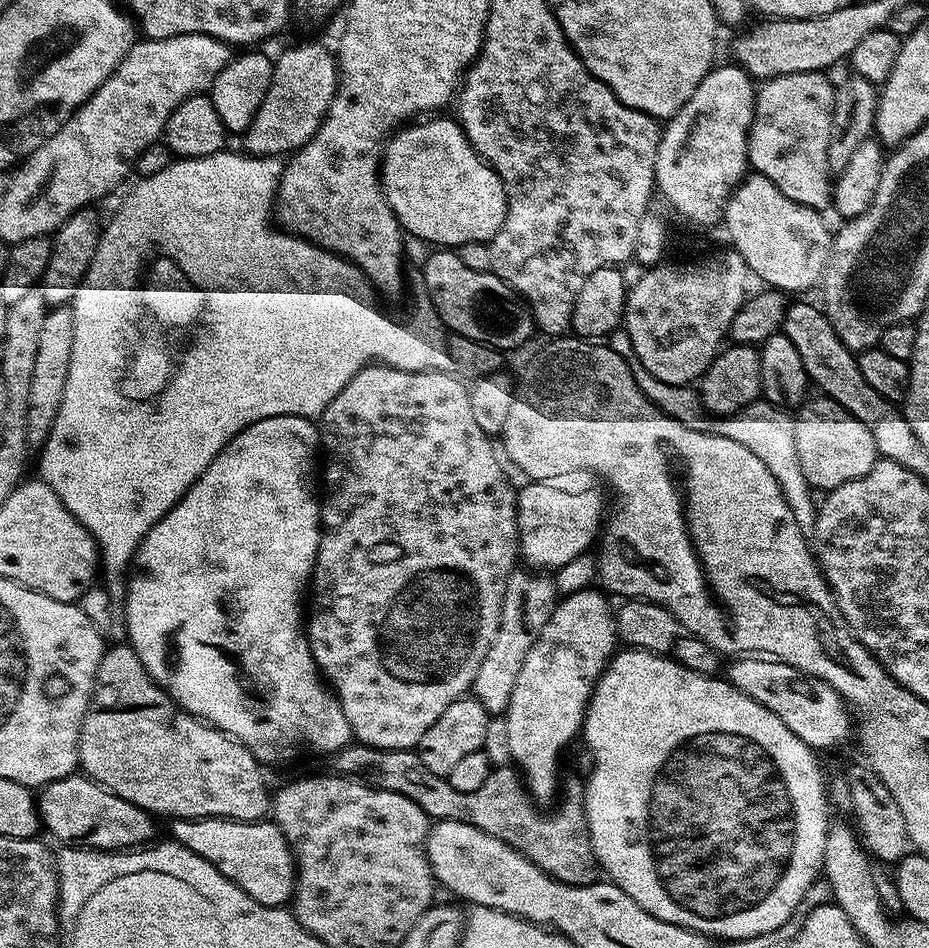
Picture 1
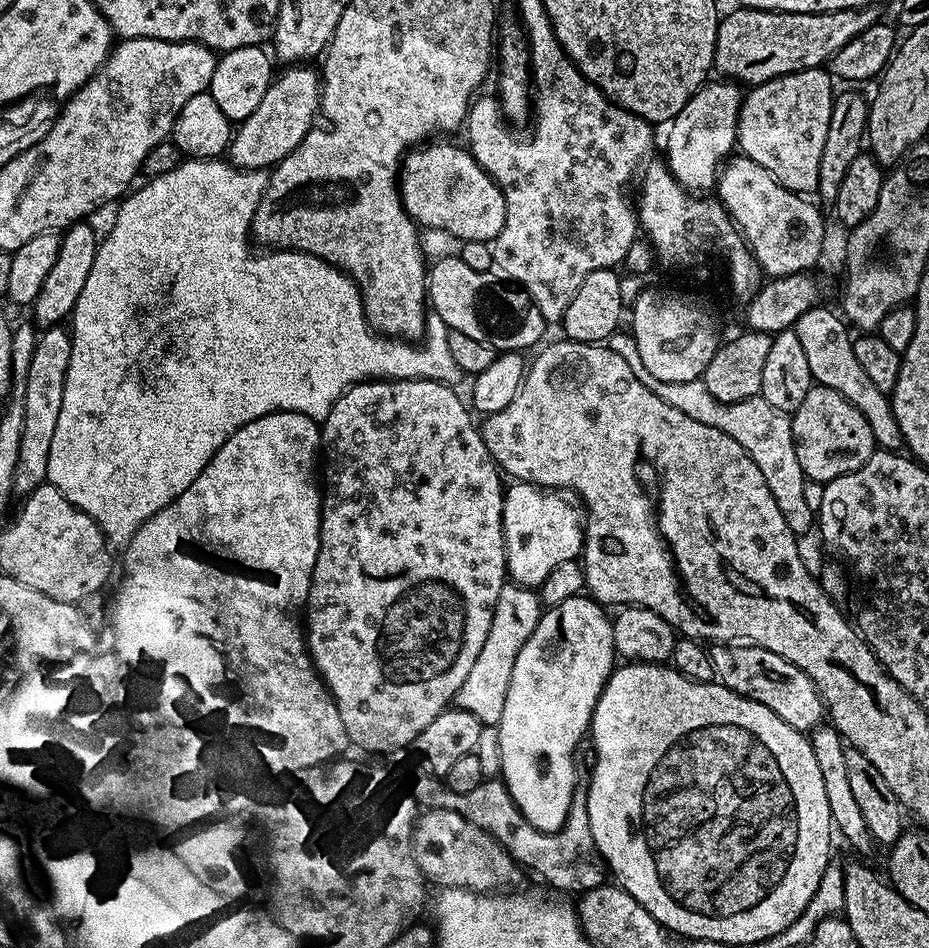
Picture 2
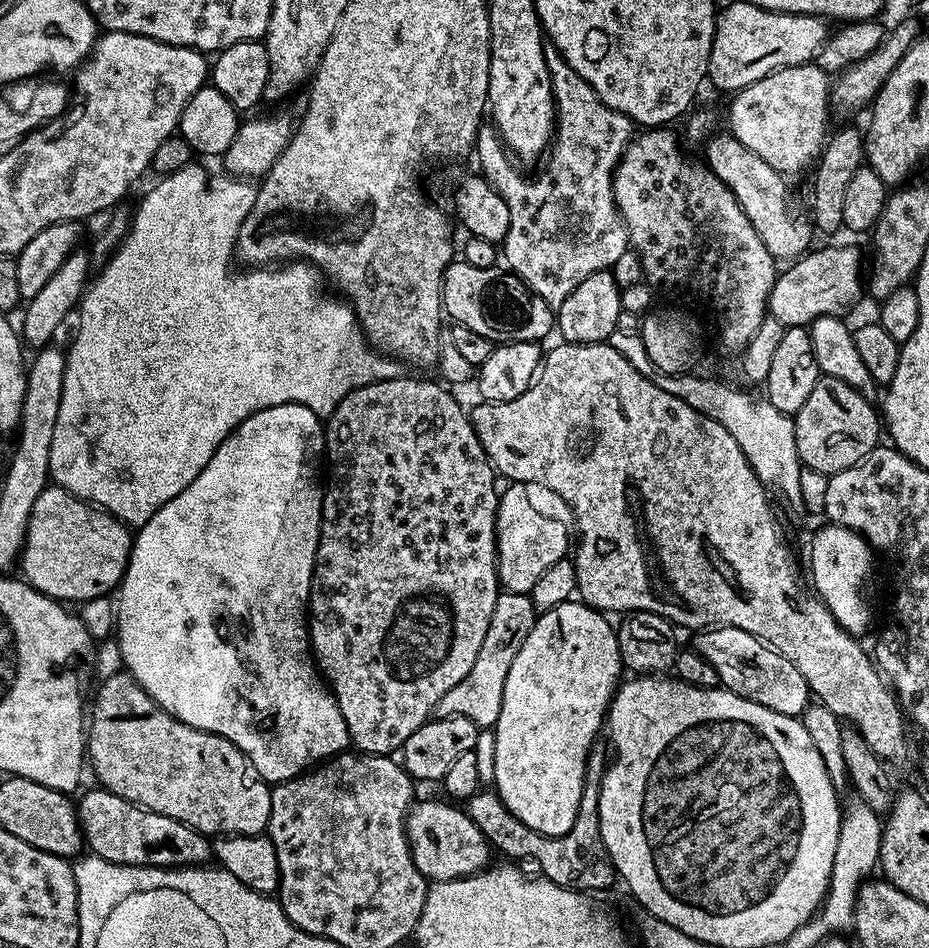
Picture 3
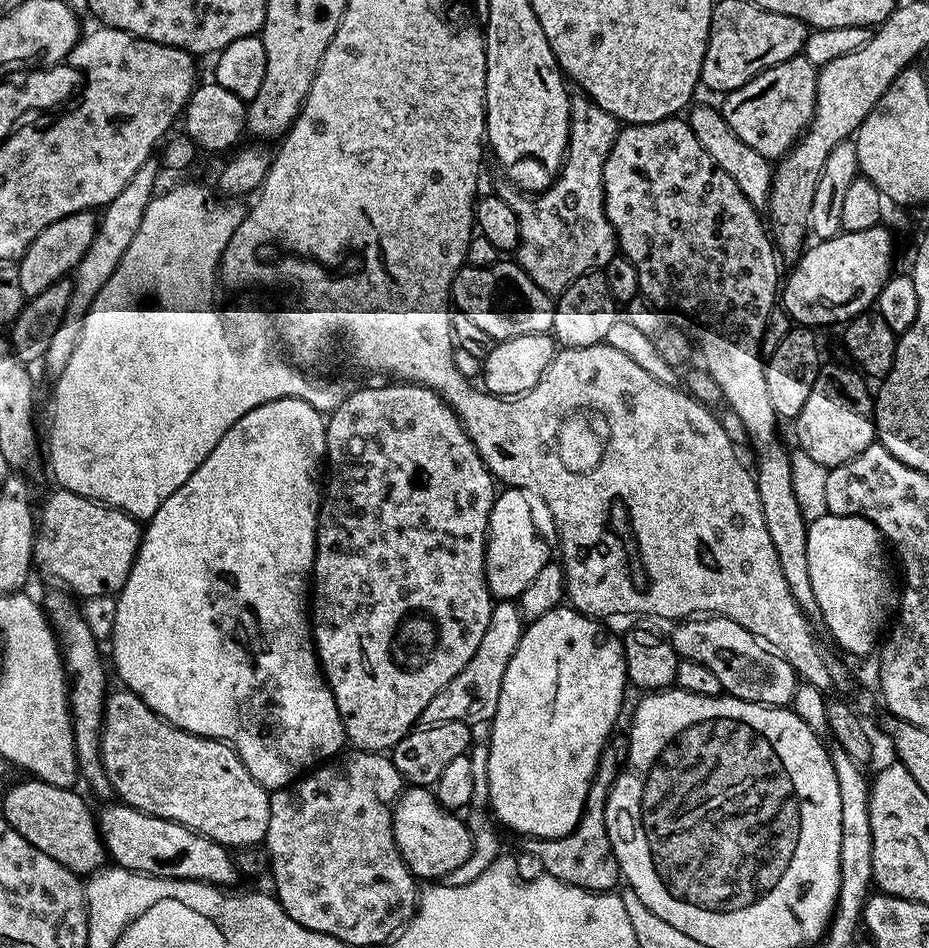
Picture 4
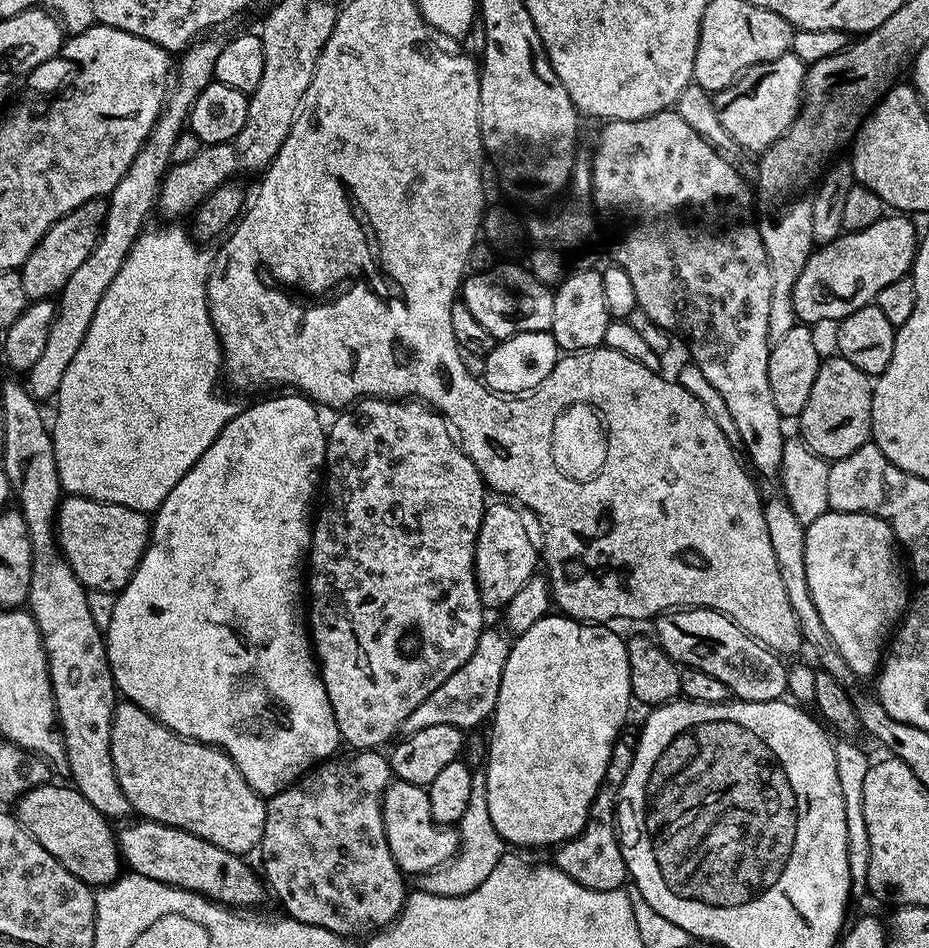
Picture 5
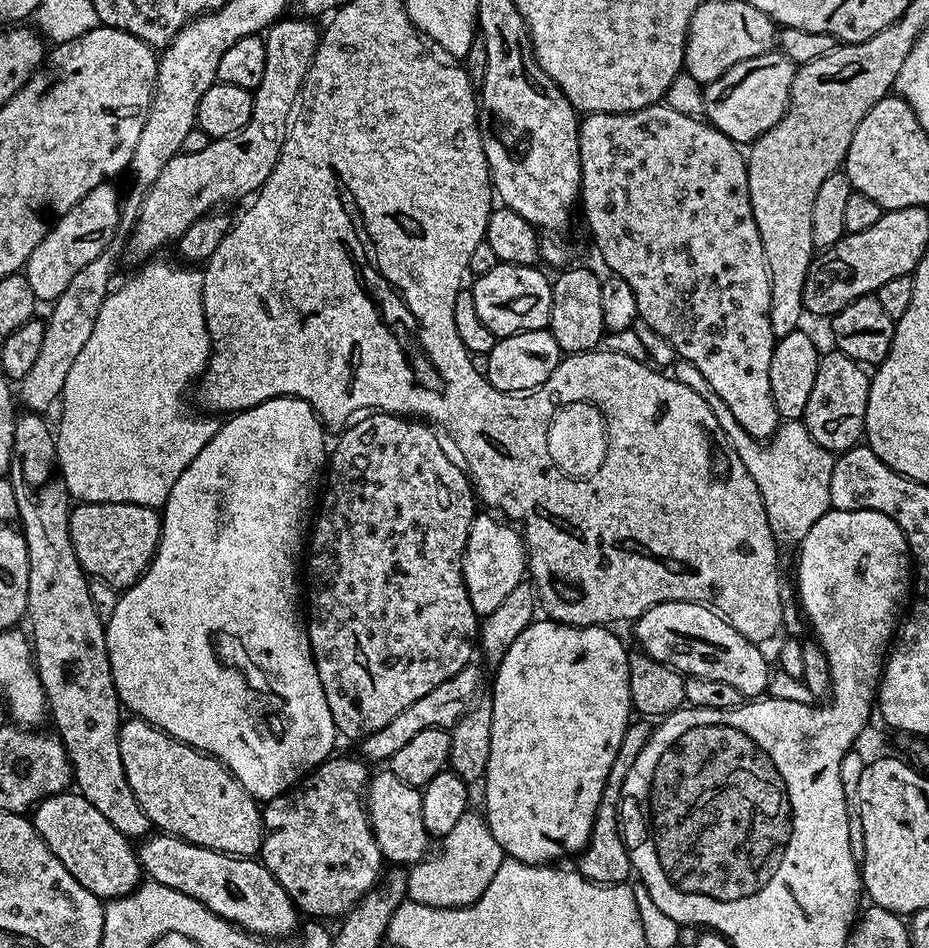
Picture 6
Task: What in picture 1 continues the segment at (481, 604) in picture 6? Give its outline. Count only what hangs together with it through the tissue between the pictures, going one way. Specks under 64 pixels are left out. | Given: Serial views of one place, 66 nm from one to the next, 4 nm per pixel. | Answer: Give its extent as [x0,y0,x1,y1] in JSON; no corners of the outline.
[516,482,606,570]

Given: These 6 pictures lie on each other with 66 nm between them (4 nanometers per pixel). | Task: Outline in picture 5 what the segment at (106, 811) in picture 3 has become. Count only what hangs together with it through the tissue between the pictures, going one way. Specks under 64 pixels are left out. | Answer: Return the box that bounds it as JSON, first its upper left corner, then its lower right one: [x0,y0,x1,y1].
[118,818,266,910]

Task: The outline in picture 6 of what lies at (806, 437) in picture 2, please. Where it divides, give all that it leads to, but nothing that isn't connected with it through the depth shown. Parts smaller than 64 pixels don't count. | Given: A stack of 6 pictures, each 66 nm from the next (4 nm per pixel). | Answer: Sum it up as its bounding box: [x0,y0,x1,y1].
[802,350,869,454]

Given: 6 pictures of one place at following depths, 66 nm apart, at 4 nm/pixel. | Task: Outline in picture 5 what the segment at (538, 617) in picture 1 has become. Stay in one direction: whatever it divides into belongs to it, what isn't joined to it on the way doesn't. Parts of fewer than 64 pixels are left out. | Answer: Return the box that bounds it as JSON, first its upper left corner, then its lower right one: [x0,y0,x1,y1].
[400,627,512,736]

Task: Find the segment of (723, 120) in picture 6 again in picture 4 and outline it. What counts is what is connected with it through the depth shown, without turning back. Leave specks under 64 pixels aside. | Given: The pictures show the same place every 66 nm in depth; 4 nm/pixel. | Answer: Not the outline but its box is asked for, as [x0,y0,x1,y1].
[722,55,818,162]

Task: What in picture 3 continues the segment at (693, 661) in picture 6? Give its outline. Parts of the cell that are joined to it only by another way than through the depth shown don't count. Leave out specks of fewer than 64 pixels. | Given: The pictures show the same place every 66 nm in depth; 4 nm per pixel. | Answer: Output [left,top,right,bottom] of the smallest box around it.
[691,626,810,717]

